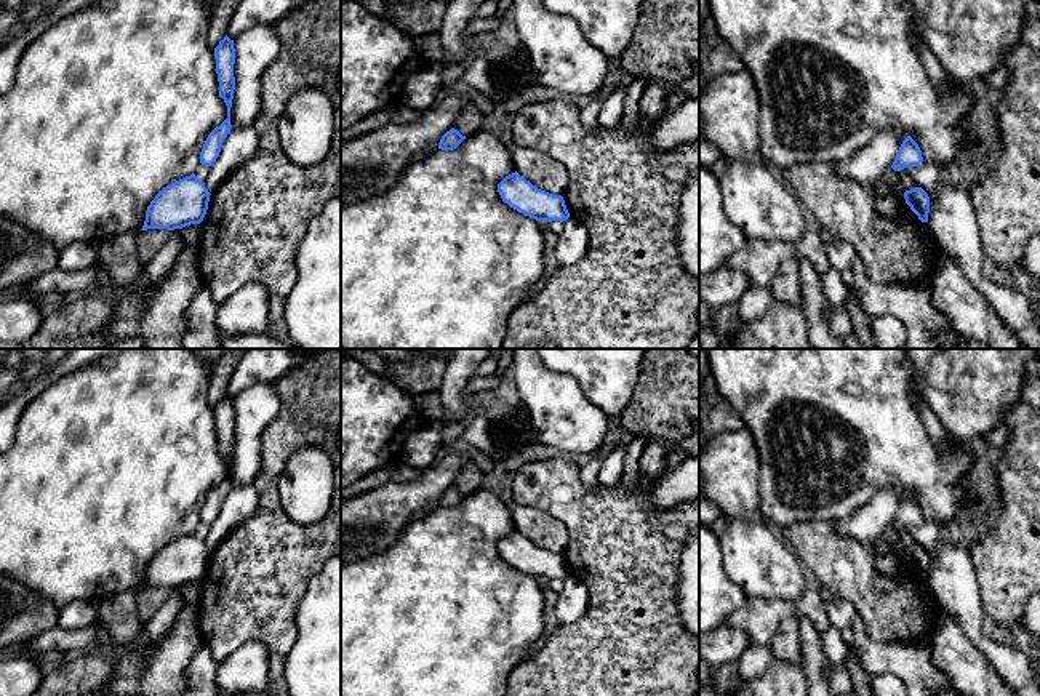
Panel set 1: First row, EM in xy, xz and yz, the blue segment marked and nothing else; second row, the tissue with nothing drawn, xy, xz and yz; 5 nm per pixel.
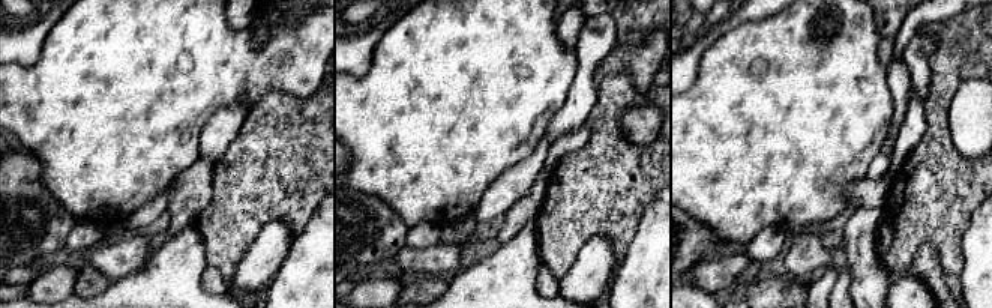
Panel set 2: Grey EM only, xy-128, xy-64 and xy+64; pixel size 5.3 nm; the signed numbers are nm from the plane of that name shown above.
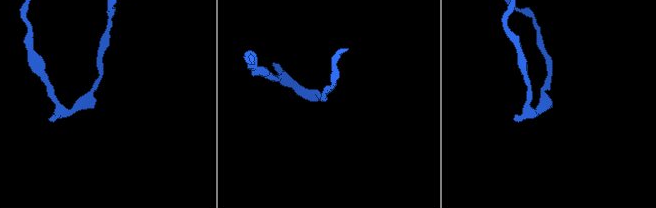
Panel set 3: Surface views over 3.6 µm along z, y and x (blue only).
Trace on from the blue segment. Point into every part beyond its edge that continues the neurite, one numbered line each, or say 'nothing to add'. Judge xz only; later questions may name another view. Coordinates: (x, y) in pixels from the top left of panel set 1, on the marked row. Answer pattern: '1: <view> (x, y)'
nothing to add

